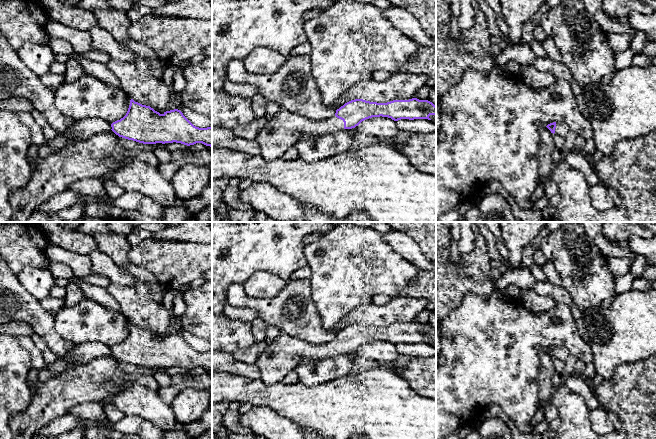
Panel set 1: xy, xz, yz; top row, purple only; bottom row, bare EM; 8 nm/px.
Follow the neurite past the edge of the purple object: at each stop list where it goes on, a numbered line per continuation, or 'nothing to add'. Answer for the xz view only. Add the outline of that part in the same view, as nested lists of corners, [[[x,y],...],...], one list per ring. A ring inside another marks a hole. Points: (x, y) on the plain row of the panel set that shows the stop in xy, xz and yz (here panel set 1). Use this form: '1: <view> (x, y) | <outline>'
1: xz (286, 352) | [[[281,333],[261,353],[256,365],[261,374],[260,379],[266,385],[274,385],[294,371],[304,359],[319,360],[339,354],[344,354],[344,346],[335,339],[329,343],[312,344]]]

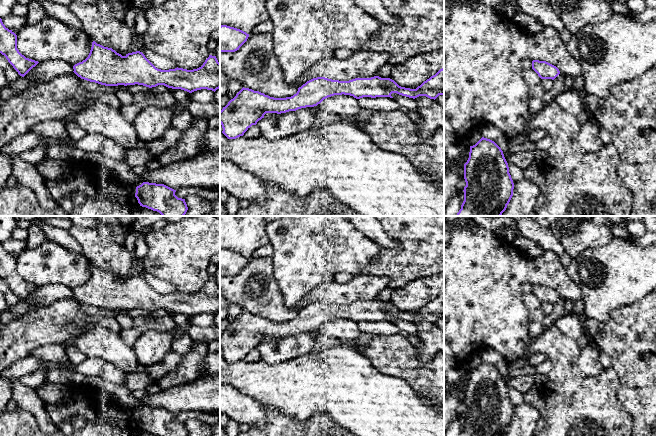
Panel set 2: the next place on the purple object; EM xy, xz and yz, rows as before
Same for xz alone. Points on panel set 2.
nothing to add

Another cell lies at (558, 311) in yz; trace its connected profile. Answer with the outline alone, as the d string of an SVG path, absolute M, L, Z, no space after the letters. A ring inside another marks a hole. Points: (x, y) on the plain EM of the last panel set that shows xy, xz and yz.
M559 298L554 304L553 304L553 310L551 313L545 315L543 319L543 324L545 328L549 328L557 322L558 319L560 319L564 314L564 299Z

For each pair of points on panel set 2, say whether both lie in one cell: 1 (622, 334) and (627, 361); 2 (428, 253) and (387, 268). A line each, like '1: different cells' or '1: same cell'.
1: same cell
2: same cell

